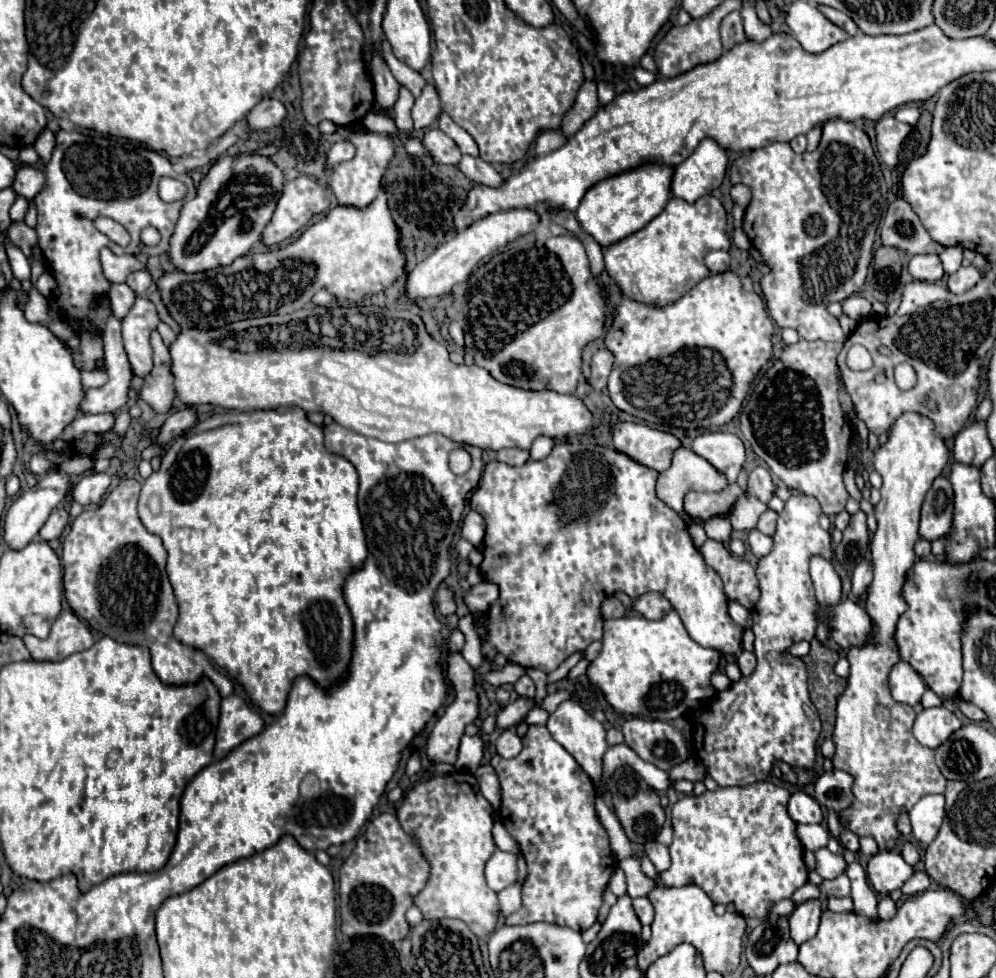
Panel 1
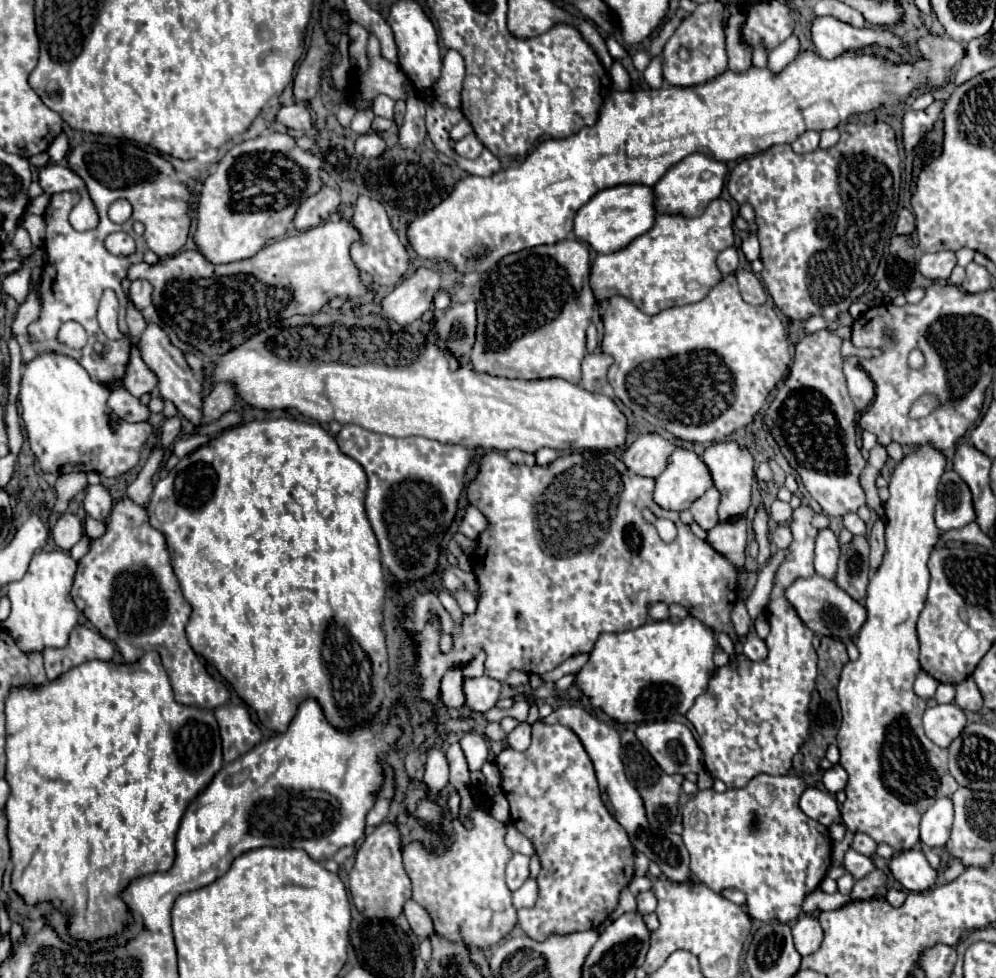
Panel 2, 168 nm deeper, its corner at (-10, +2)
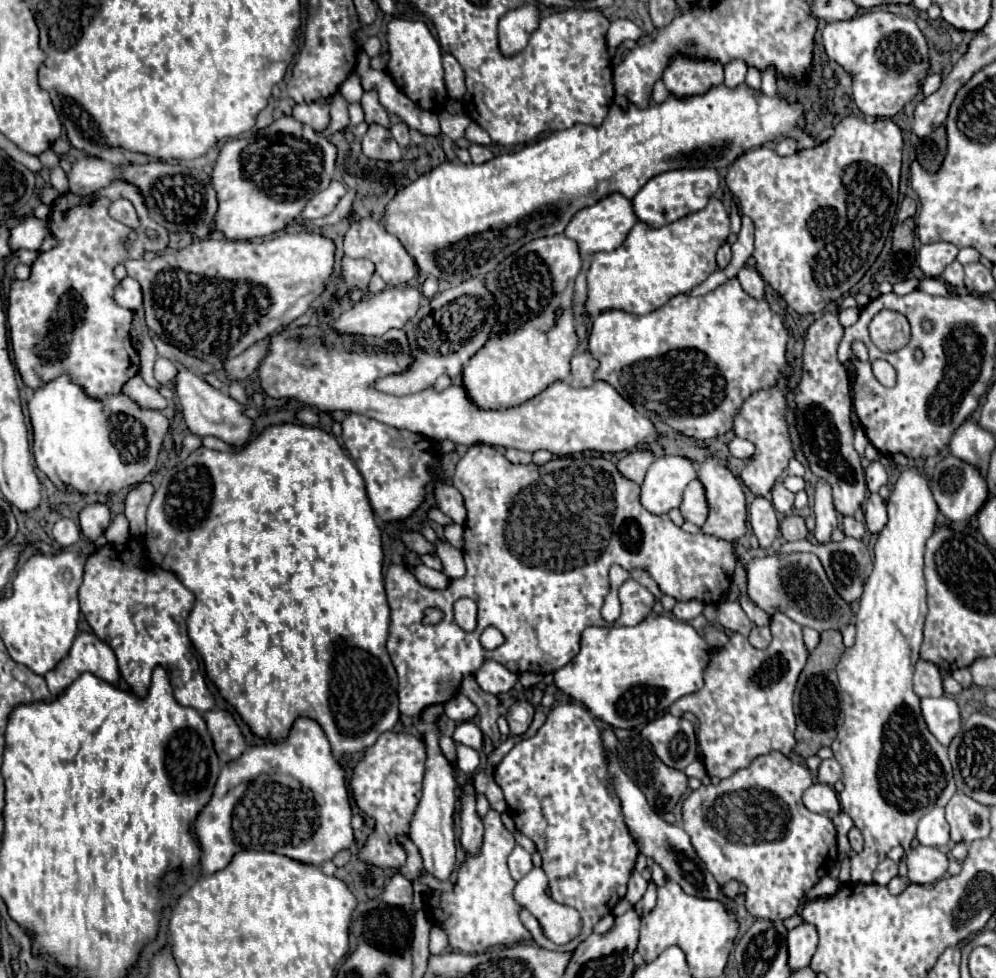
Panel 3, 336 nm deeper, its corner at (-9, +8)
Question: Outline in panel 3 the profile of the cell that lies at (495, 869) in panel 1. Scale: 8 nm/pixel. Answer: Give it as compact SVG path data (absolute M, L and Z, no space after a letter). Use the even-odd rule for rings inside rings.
M515 846L513 852L509 854L509 872L511 872L513 880L521 880L531 868L533 868L531 854L527 850Z

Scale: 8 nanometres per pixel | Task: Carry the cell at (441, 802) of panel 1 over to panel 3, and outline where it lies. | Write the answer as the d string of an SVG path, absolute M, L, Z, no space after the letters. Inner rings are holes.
M489 810L489 814L483 818L483 824L483 844L477 854L467 856L459 866L453 890L433 890L425 904L425 912L431 916L433 924L447 934L449 946L469 954L485 952L497 944L515 944L531 938L519 920L521 906L513 900L515 880L507 870L507 856L515 848L513 834L503 826L501 816L495 810Z

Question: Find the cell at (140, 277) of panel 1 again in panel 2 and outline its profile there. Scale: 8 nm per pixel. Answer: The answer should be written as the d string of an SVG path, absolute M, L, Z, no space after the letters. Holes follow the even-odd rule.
M134 280L128 290L128 298L134 302L134 308L140 312L152 304L150 294L152 294L152 286L146 280Z

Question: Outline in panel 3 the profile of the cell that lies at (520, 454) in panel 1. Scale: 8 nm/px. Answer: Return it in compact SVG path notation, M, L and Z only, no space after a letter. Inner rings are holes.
M507 450L505 458L513 464L529 464L531 462L531 454L529 452L521 452L521 450Z

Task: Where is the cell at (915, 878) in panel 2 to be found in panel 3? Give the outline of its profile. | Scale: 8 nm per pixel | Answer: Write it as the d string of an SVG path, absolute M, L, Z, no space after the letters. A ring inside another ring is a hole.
M915 846L905 856L907 864L907 878L913 884L933 884L943 878L947 872L947 856L937 848L929 846Z

